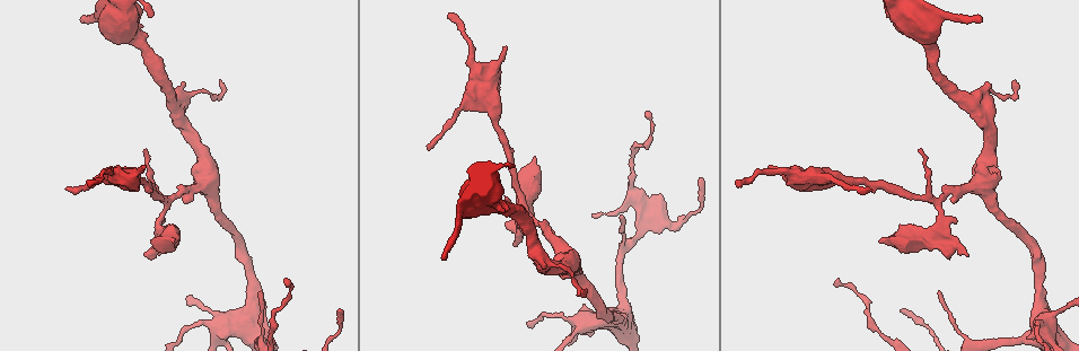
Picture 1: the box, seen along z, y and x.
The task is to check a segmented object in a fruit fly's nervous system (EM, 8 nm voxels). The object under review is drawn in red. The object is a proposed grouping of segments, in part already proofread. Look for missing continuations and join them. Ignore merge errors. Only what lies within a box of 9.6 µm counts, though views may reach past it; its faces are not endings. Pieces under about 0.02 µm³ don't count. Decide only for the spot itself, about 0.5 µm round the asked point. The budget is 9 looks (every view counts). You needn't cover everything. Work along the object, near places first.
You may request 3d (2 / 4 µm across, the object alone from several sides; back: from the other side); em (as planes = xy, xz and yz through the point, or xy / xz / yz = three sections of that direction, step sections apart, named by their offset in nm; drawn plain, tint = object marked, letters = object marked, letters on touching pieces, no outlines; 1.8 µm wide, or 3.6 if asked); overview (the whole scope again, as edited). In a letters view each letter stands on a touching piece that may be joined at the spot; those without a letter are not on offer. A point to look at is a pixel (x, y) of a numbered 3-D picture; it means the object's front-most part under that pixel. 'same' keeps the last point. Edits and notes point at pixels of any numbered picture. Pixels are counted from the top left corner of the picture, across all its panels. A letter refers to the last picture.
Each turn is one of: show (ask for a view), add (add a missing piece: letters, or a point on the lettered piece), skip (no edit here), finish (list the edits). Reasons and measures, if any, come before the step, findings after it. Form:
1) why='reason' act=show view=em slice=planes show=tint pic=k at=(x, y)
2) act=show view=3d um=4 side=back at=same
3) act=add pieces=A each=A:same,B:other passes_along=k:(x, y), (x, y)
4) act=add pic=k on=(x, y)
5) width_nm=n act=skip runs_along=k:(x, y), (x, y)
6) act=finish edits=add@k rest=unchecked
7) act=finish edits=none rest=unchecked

why='thick turns thin' act=show view=3d um=4 pic=1 at=(935, 238)

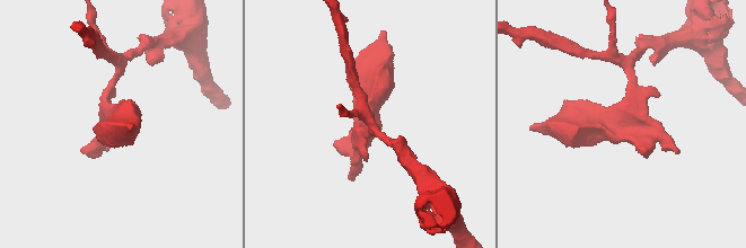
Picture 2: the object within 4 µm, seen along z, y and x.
why='shape alone is not enough' act=show view=em slice=xy step=4 show=tint pic=2 at=(623, 125)

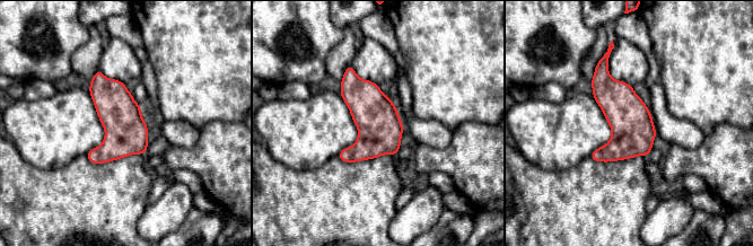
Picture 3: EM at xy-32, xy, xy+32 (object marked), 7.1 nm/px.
why='another direction' act=show view=em slice=planes show=letters at=same

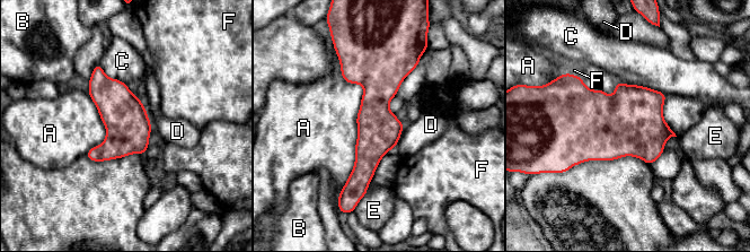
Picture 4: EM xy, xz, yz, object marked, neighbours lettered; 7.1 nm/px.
act=skip each=A:other,B:other,C:other,D:other,E:other,F:other border=4:(337, 59), (363, 89), (338, 193) found='none of them fits'

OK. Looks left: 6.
why='abrupt turn' act=show view=3d um=4 pic=1 at=(251, 315)

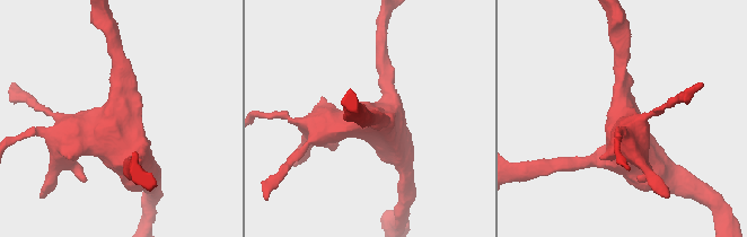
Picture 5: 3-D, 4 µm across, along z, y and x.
act=show view=em um=3.6 slice=planes show=letters pic=5 at=(122, 122)

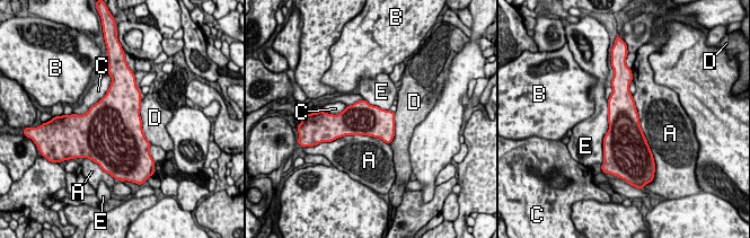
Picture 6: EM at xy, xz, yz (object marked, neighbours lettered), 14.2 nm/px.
longest_contact=A:850nm act=skip each=A:other,B:other,C:other,D:other,E:other found='no lettered piece goes on from it'

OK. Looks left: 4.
why='three arms meet' act=show view=em slice=planes show=letters pic=1 at=(214, 171)

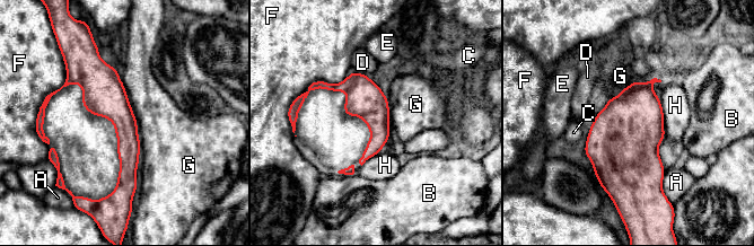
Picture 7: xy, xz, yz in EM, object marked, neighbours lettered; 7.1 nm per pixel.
width_nm=240 act=skip each=A:other,B:other,C:other,D:other,E:other,F:other,G:other,H:other found='none of them fits'

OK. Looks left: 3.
why='an open end' act=show view=em slice=planes show=letters pic=1 at=(144, 168)

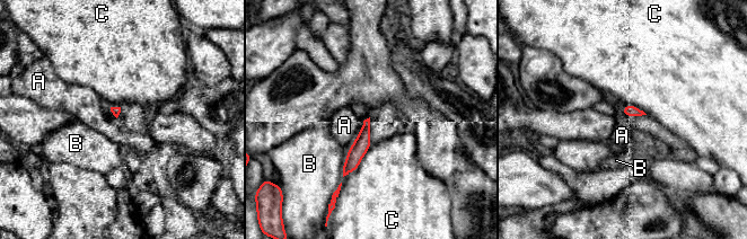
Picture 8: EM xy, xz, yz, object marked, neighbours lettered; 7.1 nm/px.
act=skip each=A:other,B:other,C:other found='no lettered piece goes on from it'

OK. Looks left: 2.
act=finish edits=none rest=unchecked

